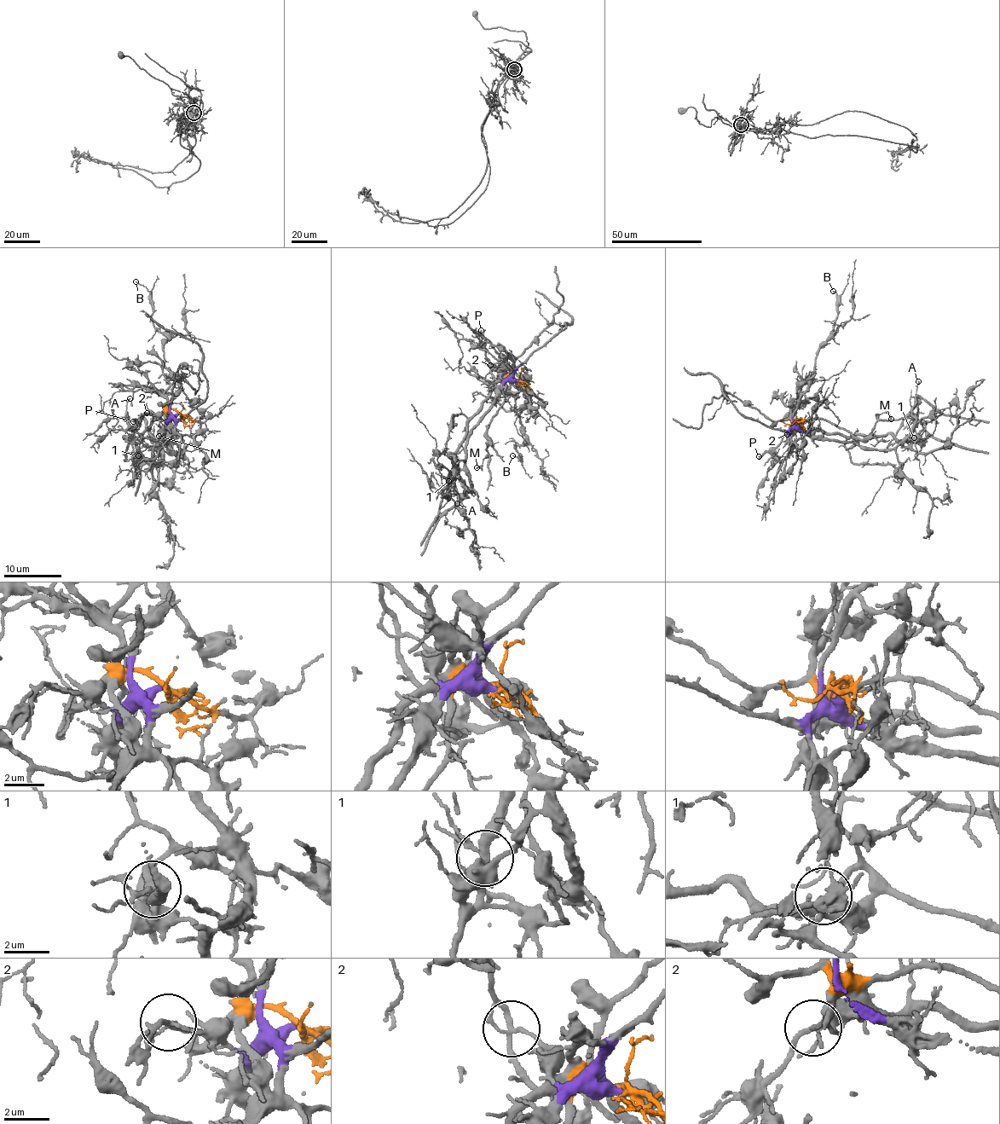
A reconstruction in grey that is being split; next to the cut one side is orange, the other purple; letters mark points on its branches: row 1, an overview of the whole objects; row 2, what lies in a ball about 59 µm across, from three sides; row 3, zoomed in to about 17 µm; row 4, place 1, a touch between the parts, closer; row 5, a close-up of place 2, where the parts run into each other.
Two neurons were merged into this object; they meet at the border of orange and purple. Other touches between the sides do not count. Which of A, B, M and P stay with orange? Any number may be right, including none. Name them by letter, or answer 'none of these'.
A, M, P

